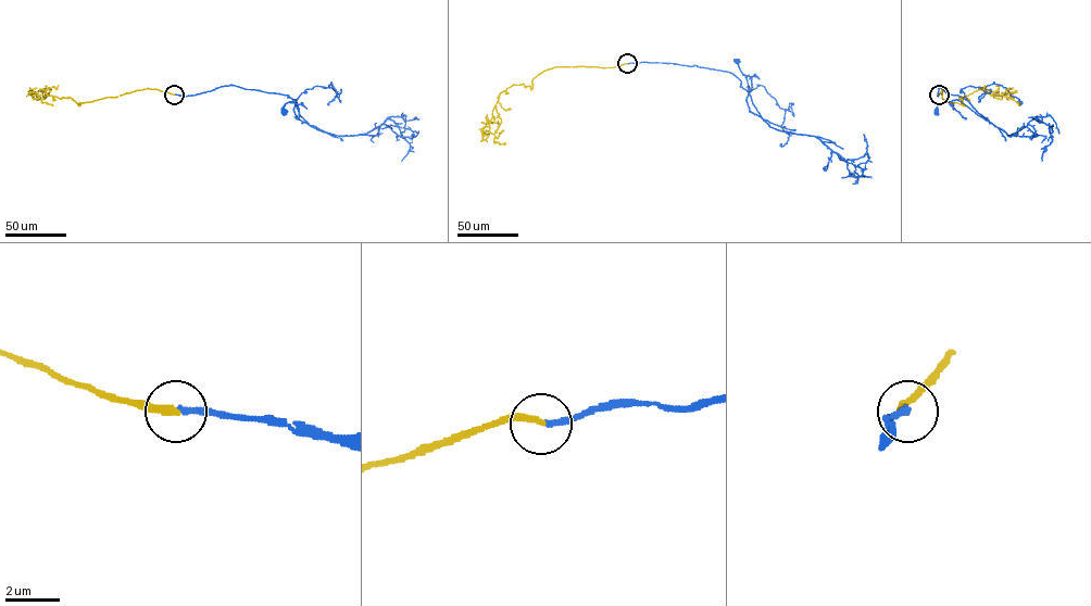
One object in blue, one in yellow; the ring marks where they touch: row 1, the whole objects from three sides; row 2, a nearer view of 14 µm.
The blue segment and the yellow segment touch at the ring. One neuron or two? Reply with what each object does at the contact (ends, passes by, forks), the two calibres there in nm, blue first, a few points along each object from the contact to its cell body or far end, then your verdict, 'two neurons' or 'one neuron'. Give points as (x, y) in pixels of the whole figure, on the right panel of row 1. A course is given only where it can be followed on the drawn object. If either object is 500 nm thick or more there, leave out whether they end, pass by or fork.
blue ends there; yellow ends there; 200 nm thick on the blue side, 240 nm on the other; blue runs (939, 95), (940, 85), (945, 92), (966, 99), (992, 123), (956, 99), (939, 103), (937, 112); yellow runs (939, 95), (943, 88), (942, 98), (964, 105), (960, 97), (983, 89), (1015, 91), (1005, 92), (1010, 87); one neuron

